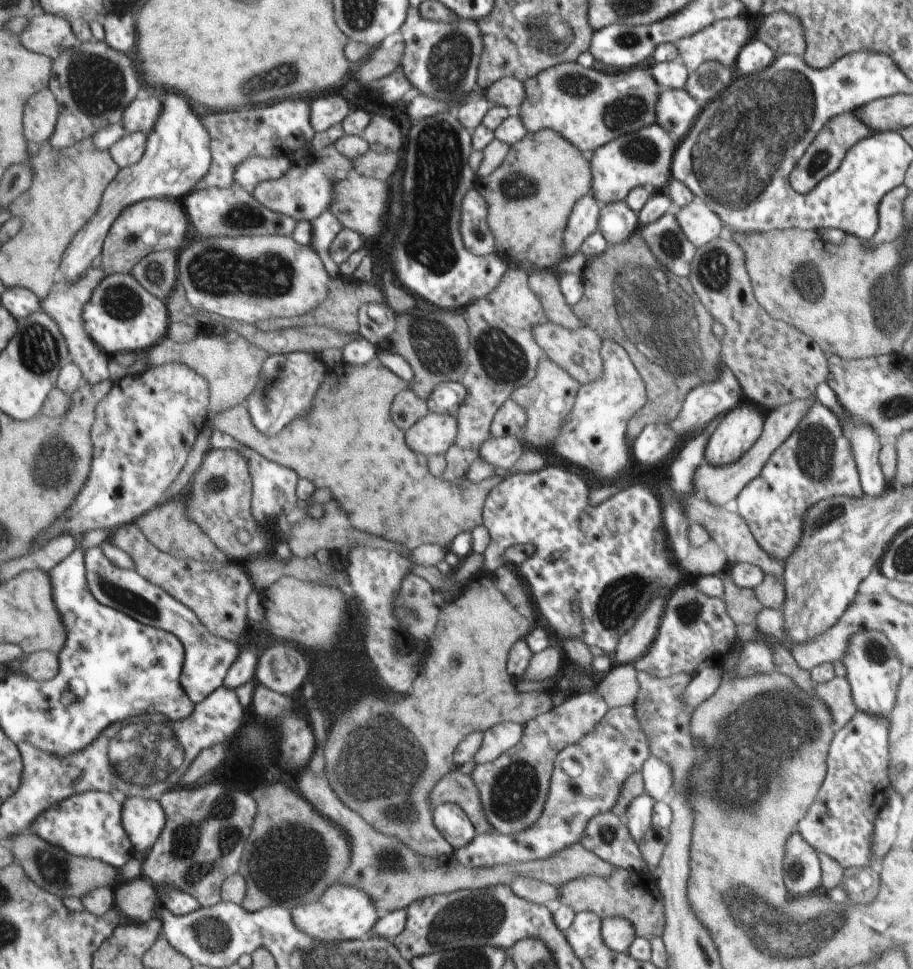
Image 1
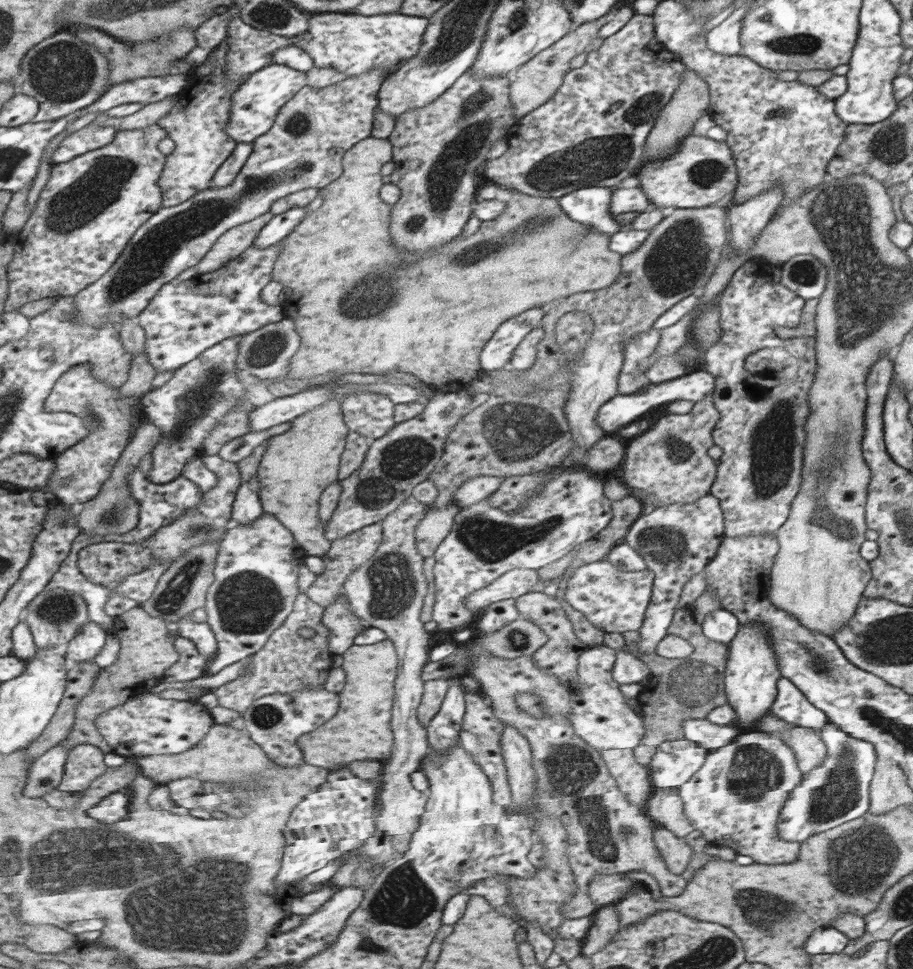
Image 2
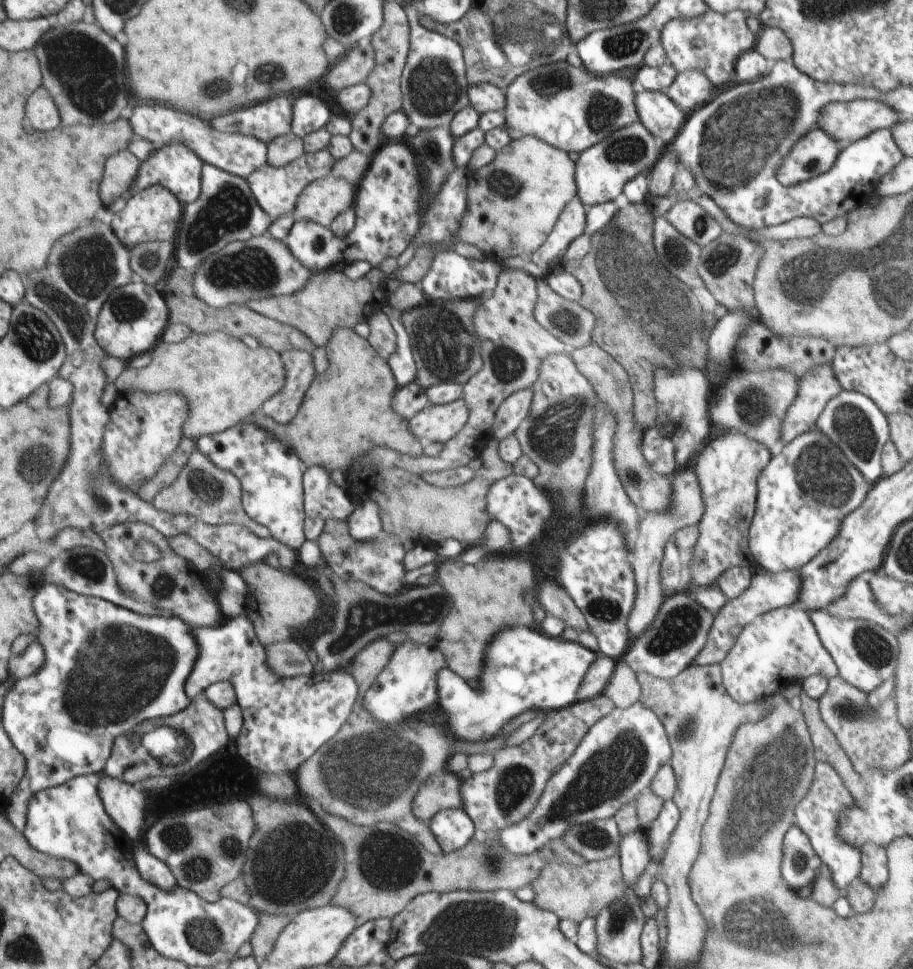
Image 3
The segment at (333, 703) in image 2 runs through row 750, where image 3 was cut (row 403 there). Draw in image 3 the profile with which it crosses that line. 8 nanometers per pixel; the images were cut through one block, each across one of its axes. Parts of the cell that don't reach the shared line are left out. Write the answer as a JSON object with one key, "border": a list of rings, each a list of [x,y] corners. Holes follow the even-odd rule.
{"border":[[[287,350],[287,352],[283,352],[283,360],[289,370],[287,386],[283,388],[281,394],[271,398],[263,406],[263,414],[267,418],[273,418],[275,422],[279,422],[281,426],[287,426],[297,418],[297,414],[305,402],[305,396],[317,378],[315,376],[317,372],[315,372],[311,352]]]}

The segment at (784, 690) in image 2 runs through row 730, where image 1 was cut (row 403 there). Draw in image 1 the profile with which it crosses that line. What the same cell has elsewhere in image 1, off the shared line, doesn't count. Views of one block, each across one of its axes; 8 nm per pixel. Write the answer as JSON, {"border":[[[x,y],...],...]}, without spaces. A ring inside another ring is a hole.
{"border":[[[813,398],[809,412],[795,432],[769,456],[753,480],[737,496],[735,512],[745,520],[755,542],[775,562],[785,564],[801,542],[803,516],[807,508],[831,498],[863,498],[861,478],[851,444],[843,436],[839,420]]]}

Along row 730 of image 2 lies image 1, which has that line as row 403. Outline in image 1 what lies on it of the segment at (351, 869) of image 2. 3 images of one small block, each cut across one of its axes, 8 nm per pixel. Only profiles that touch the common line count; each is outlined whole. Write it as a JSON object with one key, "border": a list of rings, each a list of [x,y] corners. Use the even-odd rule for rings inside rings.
{"border":[[[411,388],[401,390],[393,400],[393,422],[407,432],[415,422],[425,418],[429,414],[429,406],[425,400],[421,400]]]}

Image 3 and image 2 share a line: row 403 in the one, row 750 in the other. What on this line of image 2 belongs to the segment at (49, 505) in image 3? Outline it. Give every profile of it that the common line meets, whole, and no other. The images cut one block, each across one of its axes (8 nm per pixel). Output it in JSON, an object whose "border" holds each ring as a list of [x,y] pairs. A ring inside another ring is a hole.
{"border":[[[79,744],[77,748],[71,750],[67,768],[65,768],[65,778],[59,790],[63,792],[83,792],[91,788],[91,784],[105,776],[109,770],[105,754],[101,752],[99,746],[95,744]]]}

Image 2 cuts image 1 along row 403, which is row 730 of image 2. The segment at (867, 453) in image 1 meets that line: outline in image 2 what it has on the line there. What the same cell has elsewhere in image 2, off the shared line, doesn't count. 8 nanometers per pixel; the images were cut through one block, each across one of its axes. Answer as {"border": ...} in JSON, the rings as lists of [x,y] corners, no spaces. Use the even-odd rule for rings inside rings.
{"border":[[[827,722],[817,734],[827,746],[827,756],[819,768],[807,772],[803,776],[803,782],[795,790],[791,790],[787,802],[779,812],[779,824],[777,824],[781,838],[799,844],[813,834],[831,830],[867,812],[869,782],[877,762],[877,752],[869,742],[851,738],[849,734],[837,730],[837,726],[831,722]]]}

